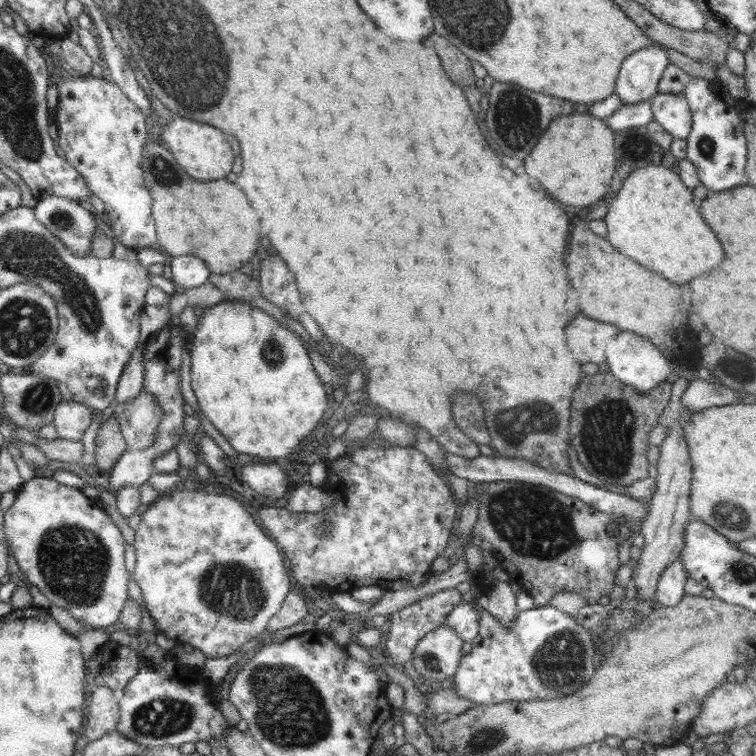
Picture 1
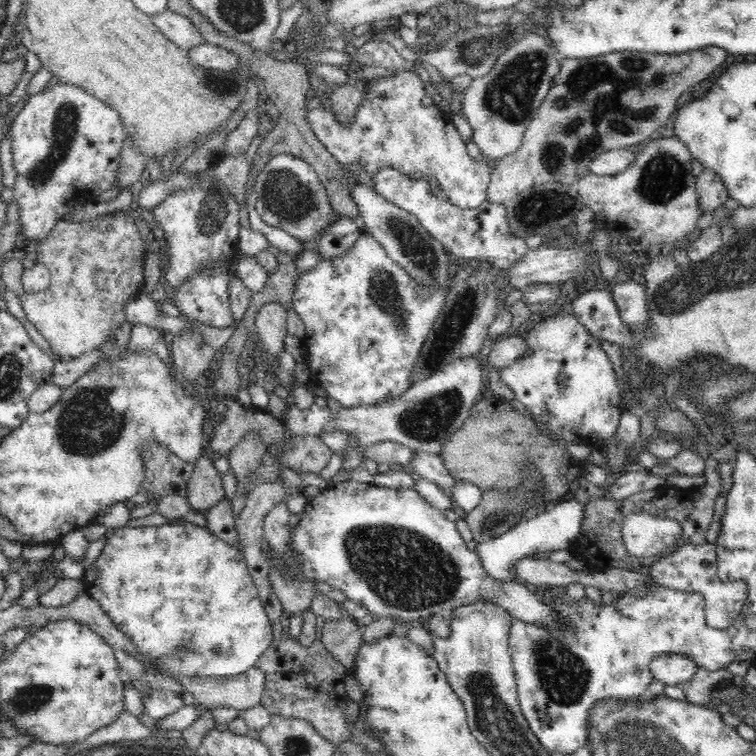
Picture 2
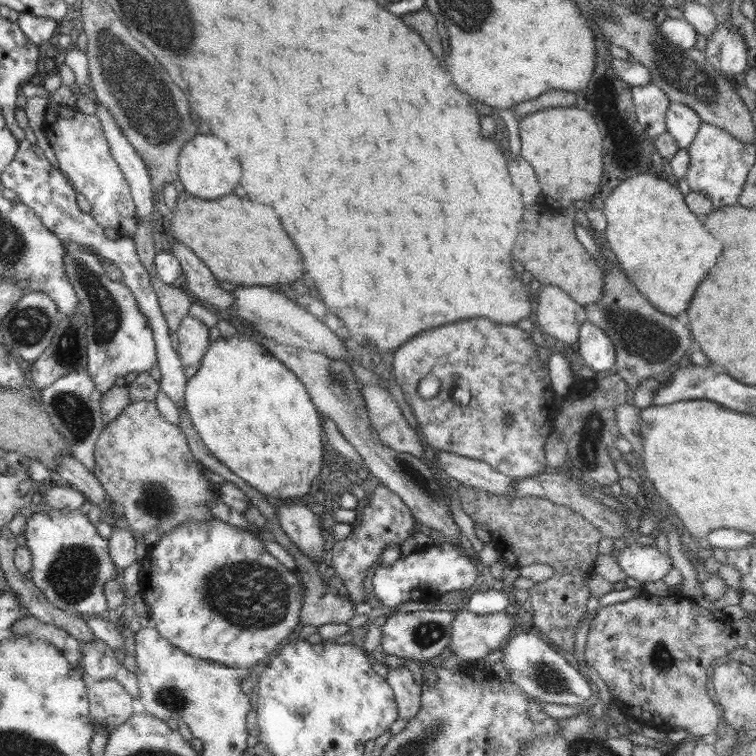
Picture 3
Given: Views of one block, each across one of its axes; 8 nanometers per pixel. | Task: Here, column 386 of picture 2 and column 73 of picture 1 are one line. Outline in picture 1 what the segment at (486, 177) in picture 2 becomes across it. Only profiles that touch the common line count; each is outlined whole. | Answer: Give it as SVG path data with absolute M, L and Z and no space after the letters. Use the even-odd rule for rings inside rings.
M81 74L79 77L67 76L58 82L58 104L55 106L55 126L58 133L58 146L64 150L65 159L82 175L86 188L104 202L115 236L124 246L140 250L157 246L157 230L152 216L152 197L145 187L142 166L143 148L148 130L145 115L121 90L120 87L102 77Z

